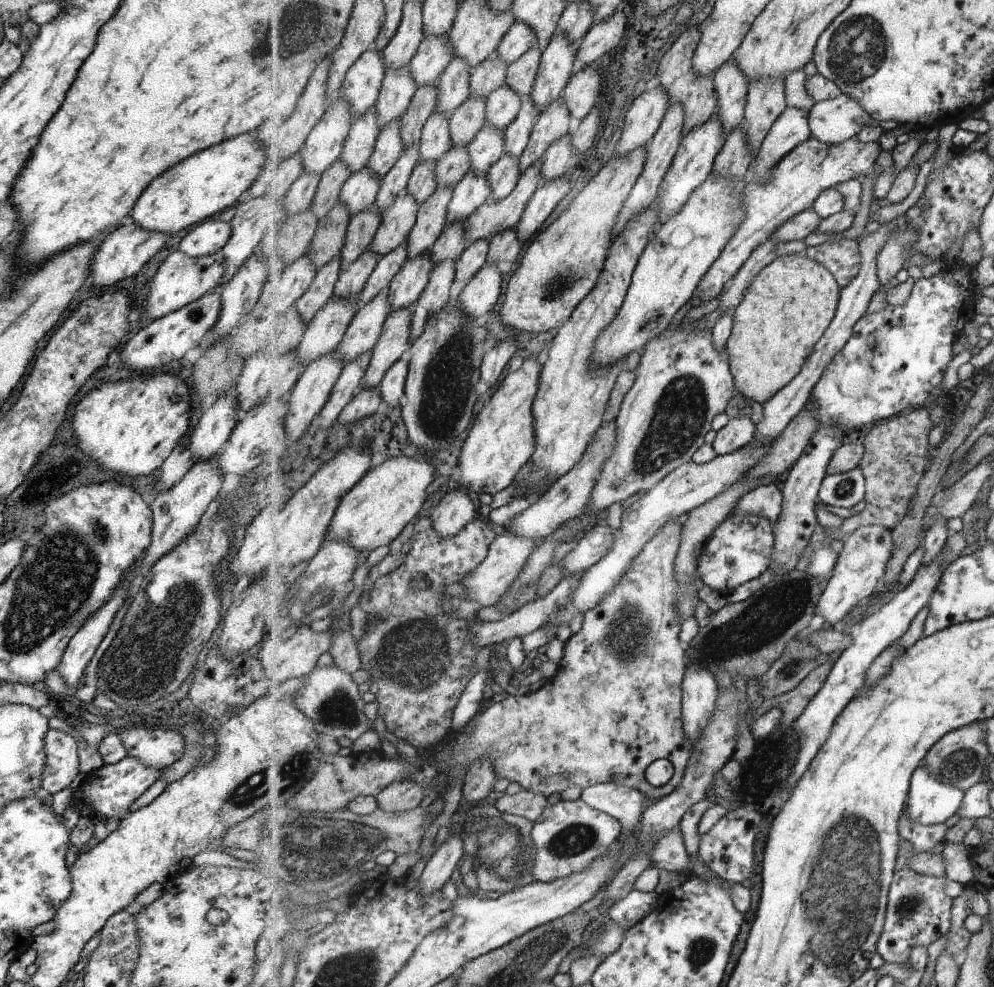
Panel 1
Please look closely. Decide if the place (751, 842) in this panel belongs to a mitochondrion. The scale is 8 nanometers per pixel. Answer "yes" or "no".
no

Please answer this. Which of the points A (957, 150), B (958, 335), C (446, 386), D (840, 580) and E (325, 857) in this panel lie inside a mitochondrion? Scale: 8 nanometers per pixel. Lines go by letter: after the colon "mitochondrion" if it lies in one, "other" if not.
A: other
B: other
C: mitochondrion
D: other
E: mitochondrion

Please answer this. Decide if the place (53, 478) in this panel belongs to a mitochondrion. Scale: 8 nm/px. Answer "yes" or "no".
no

